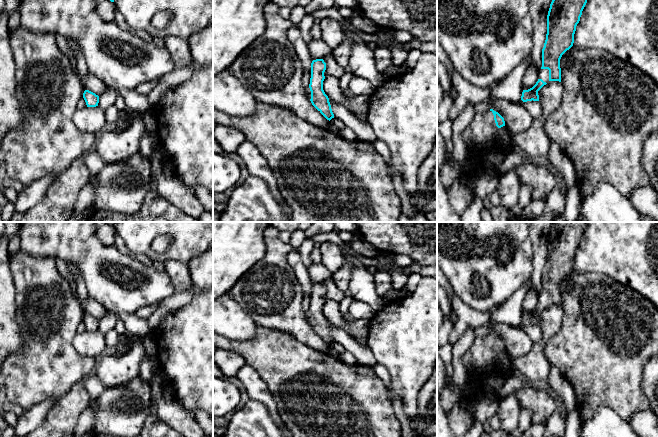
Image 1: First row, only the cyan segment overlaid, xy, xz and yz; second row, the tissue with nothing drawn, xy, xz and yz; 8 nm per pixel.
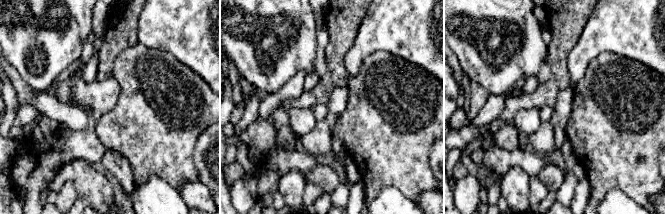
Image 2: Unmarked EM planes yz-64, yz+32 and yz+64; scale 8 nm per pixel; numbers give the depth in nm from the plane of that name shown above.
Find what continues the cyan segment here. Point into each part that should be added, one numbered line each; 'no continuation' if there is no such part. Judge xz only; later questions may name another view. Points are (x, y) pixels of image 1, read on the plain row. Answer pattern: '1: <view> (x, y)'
no continuation

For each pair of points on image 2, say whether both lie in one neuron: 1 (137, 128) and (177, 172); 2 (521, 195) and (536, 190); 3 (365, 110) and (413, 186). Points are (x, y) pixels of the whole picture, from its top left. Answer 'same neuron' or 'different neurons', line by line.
1: same neuron
2: different neurons
3: same neuron

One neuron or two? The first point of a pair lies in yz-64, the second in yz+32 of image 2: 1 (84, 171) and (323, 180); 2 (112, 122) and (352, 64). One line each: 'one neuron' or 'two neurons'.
1: one neuron
2: two neurons

